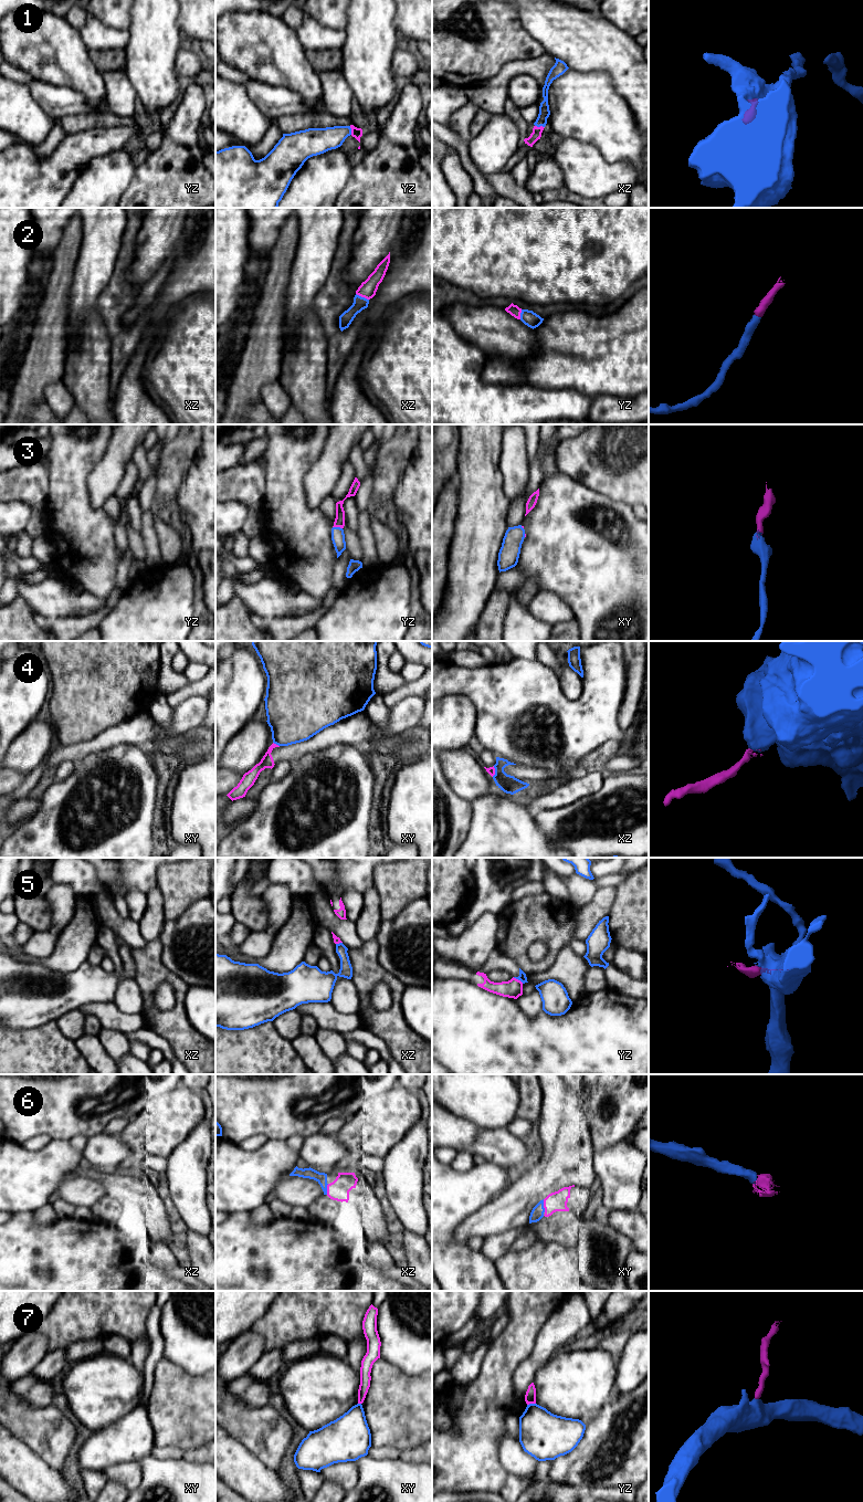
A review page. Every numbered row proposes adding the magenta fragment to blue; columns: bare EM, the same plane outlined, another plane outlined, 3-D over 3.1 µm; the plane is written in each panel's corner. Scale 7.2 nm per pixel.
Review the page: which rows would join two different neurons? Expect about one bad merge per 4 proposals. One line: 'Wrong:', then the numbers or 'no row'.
Wrong: 4, 5, 7

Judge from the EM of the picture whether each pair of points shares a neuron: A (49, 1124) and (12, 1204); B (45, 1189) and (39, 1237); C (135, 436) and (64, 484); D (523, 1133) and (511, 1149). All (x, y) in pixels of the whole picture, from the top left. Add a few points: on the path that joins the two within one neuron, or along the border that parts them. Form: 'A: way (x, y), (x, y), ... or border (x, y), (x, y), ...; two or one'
A: border (52, 1138), (66, 1138), (69, 1141); two
B: border (32, 1211), (13, 1214); two
C: border (111, 436), (104, 457), (88, 474), (87, 481); two
D: border (506, 1127), (516, 1136), (529, 1142); two

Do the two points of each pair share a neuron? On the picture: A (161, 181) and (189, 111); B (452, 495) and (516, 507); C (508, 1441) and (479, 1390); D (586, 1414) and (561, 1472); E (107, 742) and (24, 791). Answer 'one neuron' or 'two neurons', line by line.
A: one neuron
B: two neurons
C: two neurons
D: two neurons
E: one neuron

